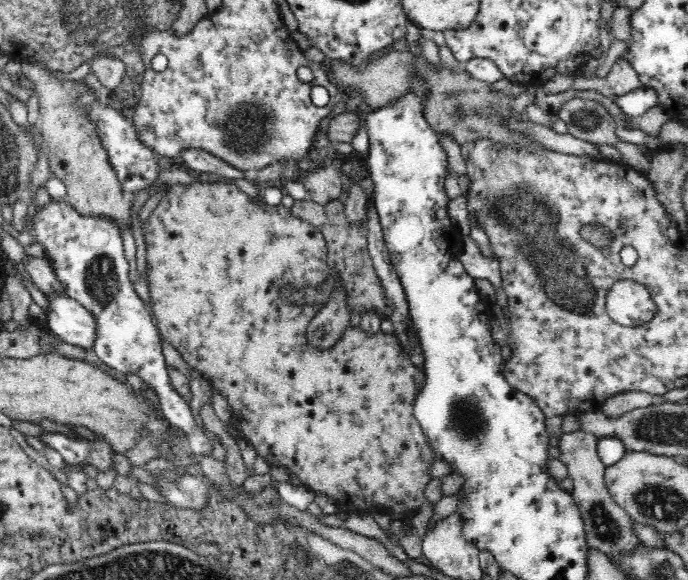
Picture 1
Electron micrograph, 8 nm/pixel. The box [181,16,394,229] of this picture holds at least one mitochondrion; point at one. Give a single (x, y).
(245, 130)

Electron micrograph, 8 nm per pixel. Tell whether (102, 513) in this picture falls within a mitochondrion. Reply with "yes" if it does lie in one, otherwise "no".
no

